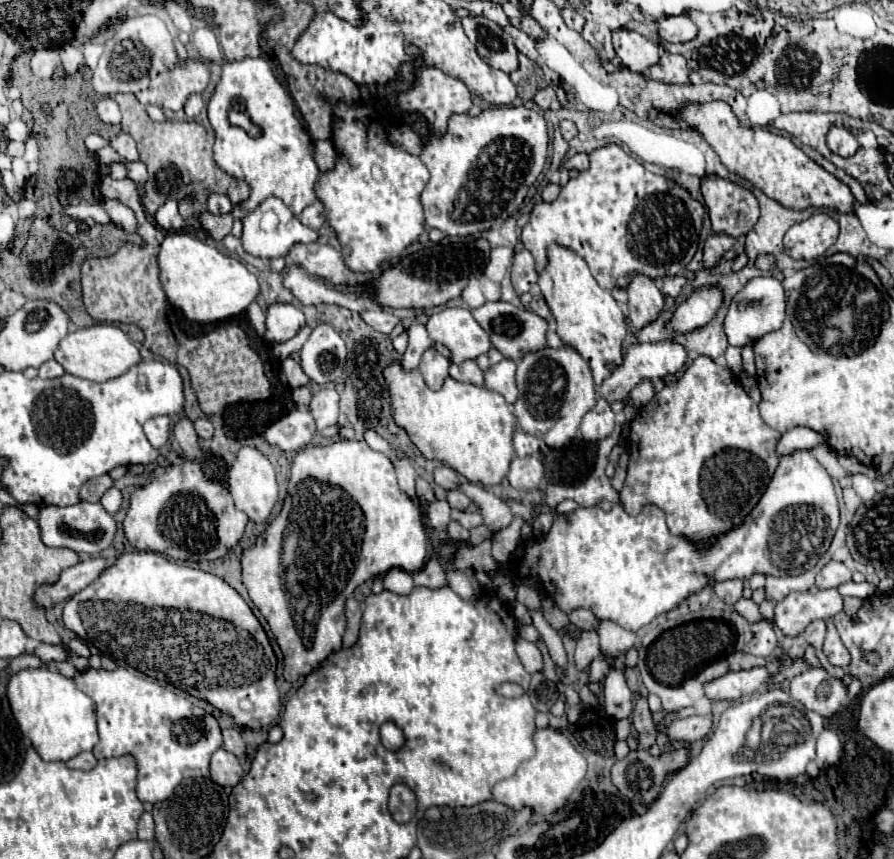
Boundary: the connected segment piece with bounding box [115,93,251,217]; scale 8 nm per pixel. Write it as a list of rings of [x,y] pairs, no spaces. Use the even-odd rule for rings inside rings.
[[[119,93],[115,101],[119,103],[123,113],[121,129],[133,135],[141,153],[141,161],[147,165],[147,171],[149,171],[143,205],[151,215],[167,199],[175,199],[179,203],[179,213],[183,217],[197,217],[199,213],[205,211],[207,195],[211,191],[227,195],[233,205],[249,199],[249,193],[251,193],[249,185],[243,179],[231,177],[213,161],[211,147],[215,137],[207,133],[203,125],[195,121],[163,121],[163,123],[151,121],[133,93],[127,93],[127,95]]]

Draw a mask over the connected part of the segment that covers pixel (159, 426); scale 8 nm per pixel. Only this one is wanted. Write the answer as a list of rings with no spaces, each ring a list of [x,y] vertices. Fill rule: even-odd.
[[[167,415],[151,417],[149,421],[143,423],[143,431],[155,449],[163,447],[171,435],[171,417],[167,417]]]

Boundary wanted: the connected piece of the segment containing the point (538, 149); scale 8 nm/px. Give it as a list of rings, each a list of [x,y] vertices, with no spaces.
[[[525,105],[485,109],[477,117],[453,115],[449,119],[447,133],[443,137],[429,137],[423,147],[423,155],[419,155],[431,173],[431,179],[421,193],[425,223],[445,235],[475,235],[503,225],[505,219],[519,209],[527,191],[541,175],[547,161],[547,147],[549,133],[545,117]]]

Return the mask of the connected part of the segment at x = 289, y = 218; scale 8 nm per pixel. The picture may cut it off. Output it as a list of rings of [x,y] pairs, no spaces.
[[[269,197],[243,219],[241,241],[243,241],[243,247],[245,247],[247,253],[261,257],[261,259],[273,259],[273,257],[285,257],[295,243],[317,241],[317,233],[313,229],[301,225],[295,219],[295,215],[291,213],[291,209],[281,199]]]

